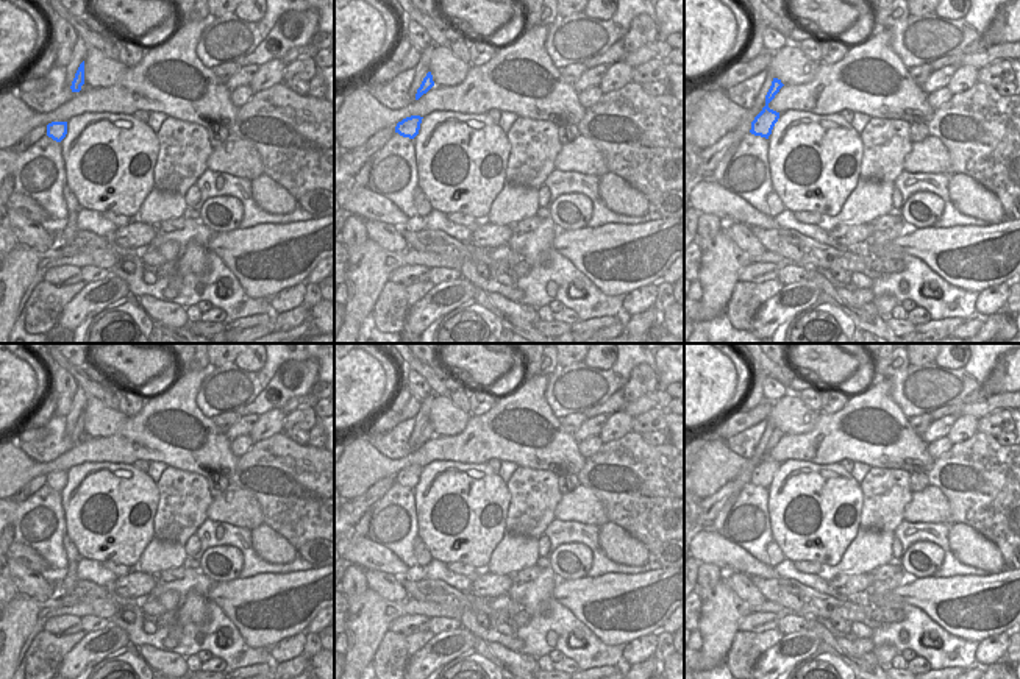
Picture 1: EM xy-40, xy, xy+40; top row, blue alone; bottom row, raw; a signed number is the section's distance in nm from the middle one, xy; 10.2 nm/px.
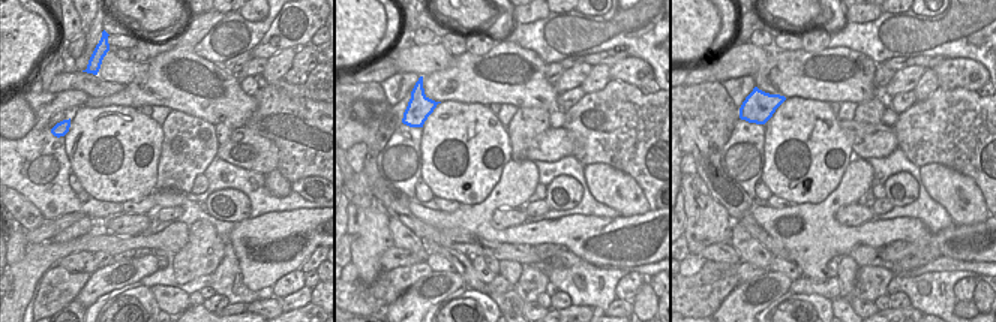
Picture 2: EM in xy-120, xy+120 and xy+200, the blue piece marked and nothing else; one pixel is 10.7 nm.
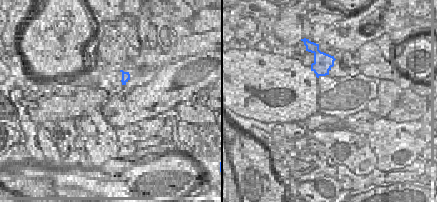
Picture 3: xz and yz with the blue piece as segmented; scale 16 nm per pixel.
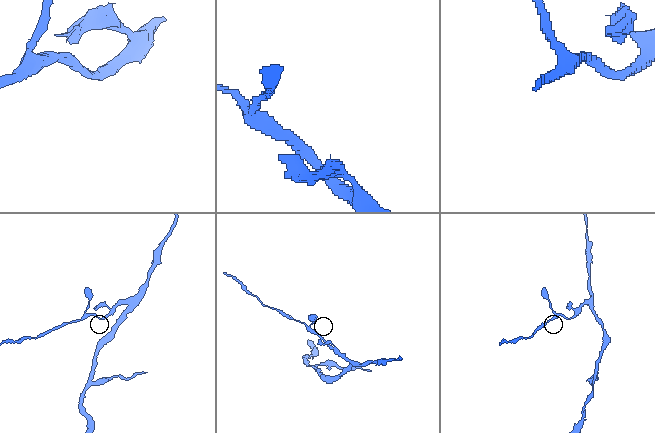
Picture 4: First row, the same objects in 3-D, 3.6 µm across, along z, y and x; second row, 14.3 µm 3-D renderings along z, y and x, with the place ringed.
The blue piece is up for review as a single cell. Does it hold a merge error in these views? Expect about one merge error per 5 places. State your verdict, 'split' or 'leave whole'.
leave whole

